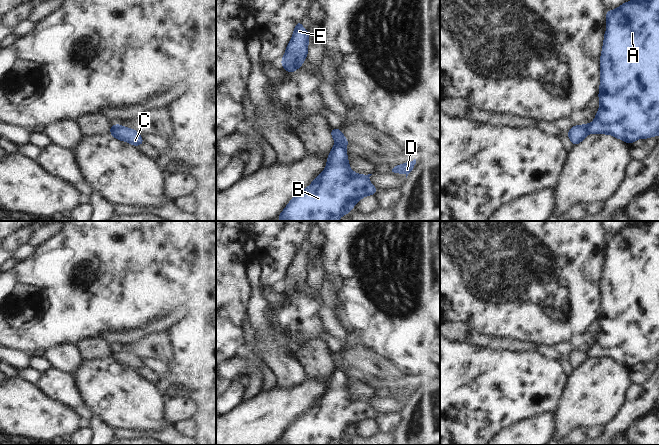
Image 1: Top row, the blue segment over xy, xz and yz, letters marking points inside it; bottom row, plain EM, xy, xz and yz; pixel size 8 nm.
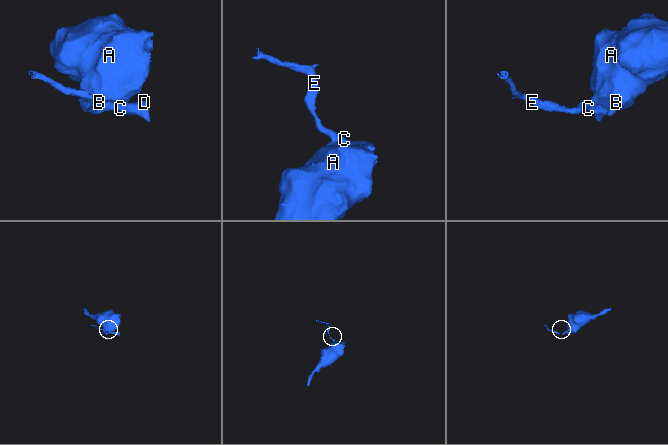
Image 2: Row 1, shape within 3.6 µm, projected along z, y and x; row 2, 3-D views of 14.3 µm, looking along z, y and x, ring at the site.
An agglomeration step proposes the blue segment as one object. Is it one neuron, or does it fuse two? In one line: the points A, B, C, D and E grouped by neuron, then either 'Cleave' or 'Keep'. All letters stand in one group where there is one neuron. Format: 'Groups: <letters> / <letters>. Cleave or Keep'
Groups: A B / C D E. Cleave.

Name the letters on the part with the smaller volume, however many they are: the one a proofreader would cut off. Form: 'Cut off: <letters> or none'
Cut off: C, D, E

